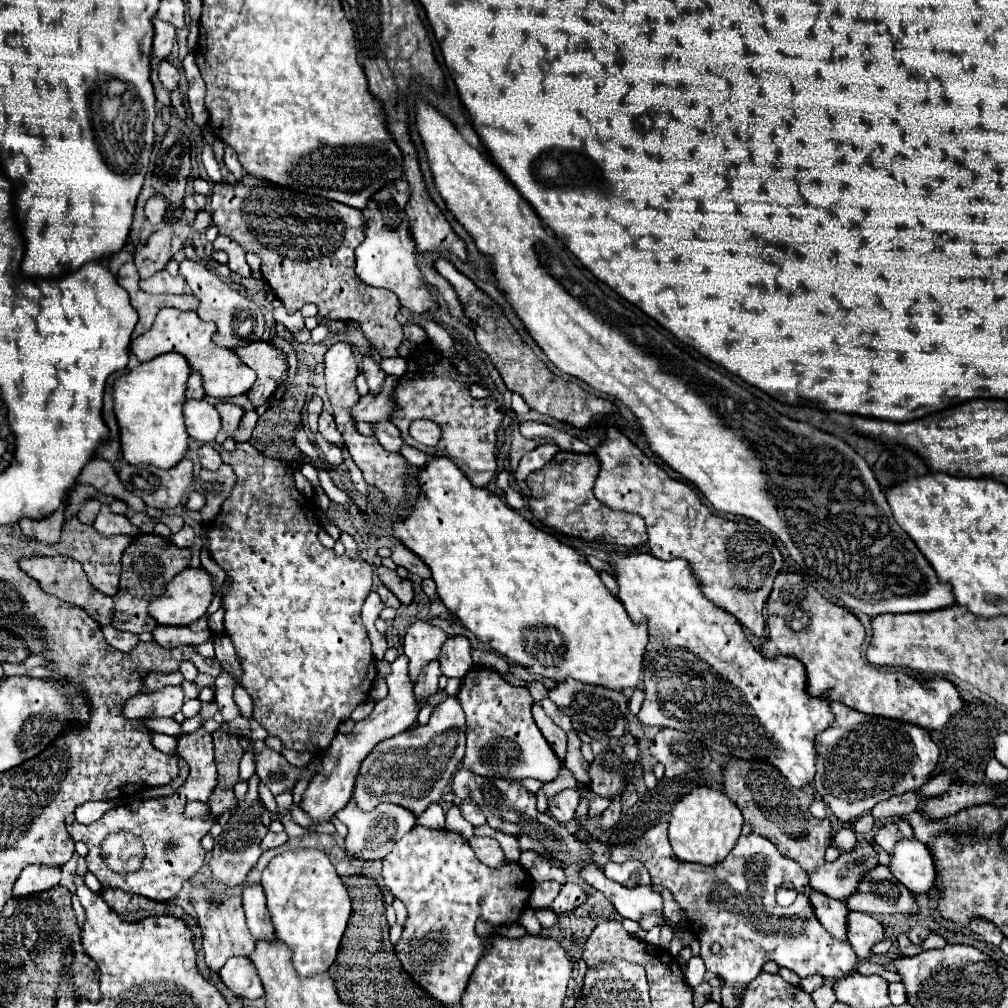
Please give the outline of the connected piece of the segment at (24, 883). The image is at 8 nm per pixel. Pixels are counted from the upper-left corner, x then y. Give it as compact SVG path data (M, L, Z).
M31 864L19 874L15 888L13 888L13 896L27 896L27 894L45 892L45 890L57 886L59 880L61 880L61 868L59 866Z

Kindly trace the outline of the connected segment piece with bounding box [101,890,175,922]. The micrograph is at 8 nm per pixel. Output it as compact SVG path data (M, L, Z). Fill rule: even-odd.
M105 890L101 894L101 898L105 898L109 902L109 906L121 916L121 920L125 922L139 922L143 918L149 916L157 916L157 914L173 914L175 906L167 906L167 904L159 904L155 900L145 900L143 896L133 896L121 890Z

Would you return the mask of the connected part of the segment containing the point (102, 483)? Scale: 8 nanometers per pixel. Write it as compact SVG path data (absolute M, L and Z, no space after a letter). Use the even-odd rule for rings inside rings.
M93 456L93 458L85 464L85 468L81 470L81 474L79 474L79 478L77 478L77 484L89 484L89 486L93 486L97 492L103 492L103 494L107 494L107 496L121 498L121 500L125 500L127 506L129 506L131 510L135 510L135 512L143 512L143 510L147 508L139 498L135 498L135 496L131 496L131 494L125 494L125 492L121 490L123 486L121 486L121 480L117 478L117 472L115 472L113 464L107 462L107 460L103 460L103 458Z

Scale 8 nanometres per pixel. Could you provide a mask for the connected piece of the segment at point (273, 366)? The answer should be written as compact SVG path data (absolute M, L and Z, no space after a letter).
M261 340L233 348L233 352L245 366L257 372L257 380L245 396L253 402L253 406L261 406L271 396L279 376L285 370L285 354Z

